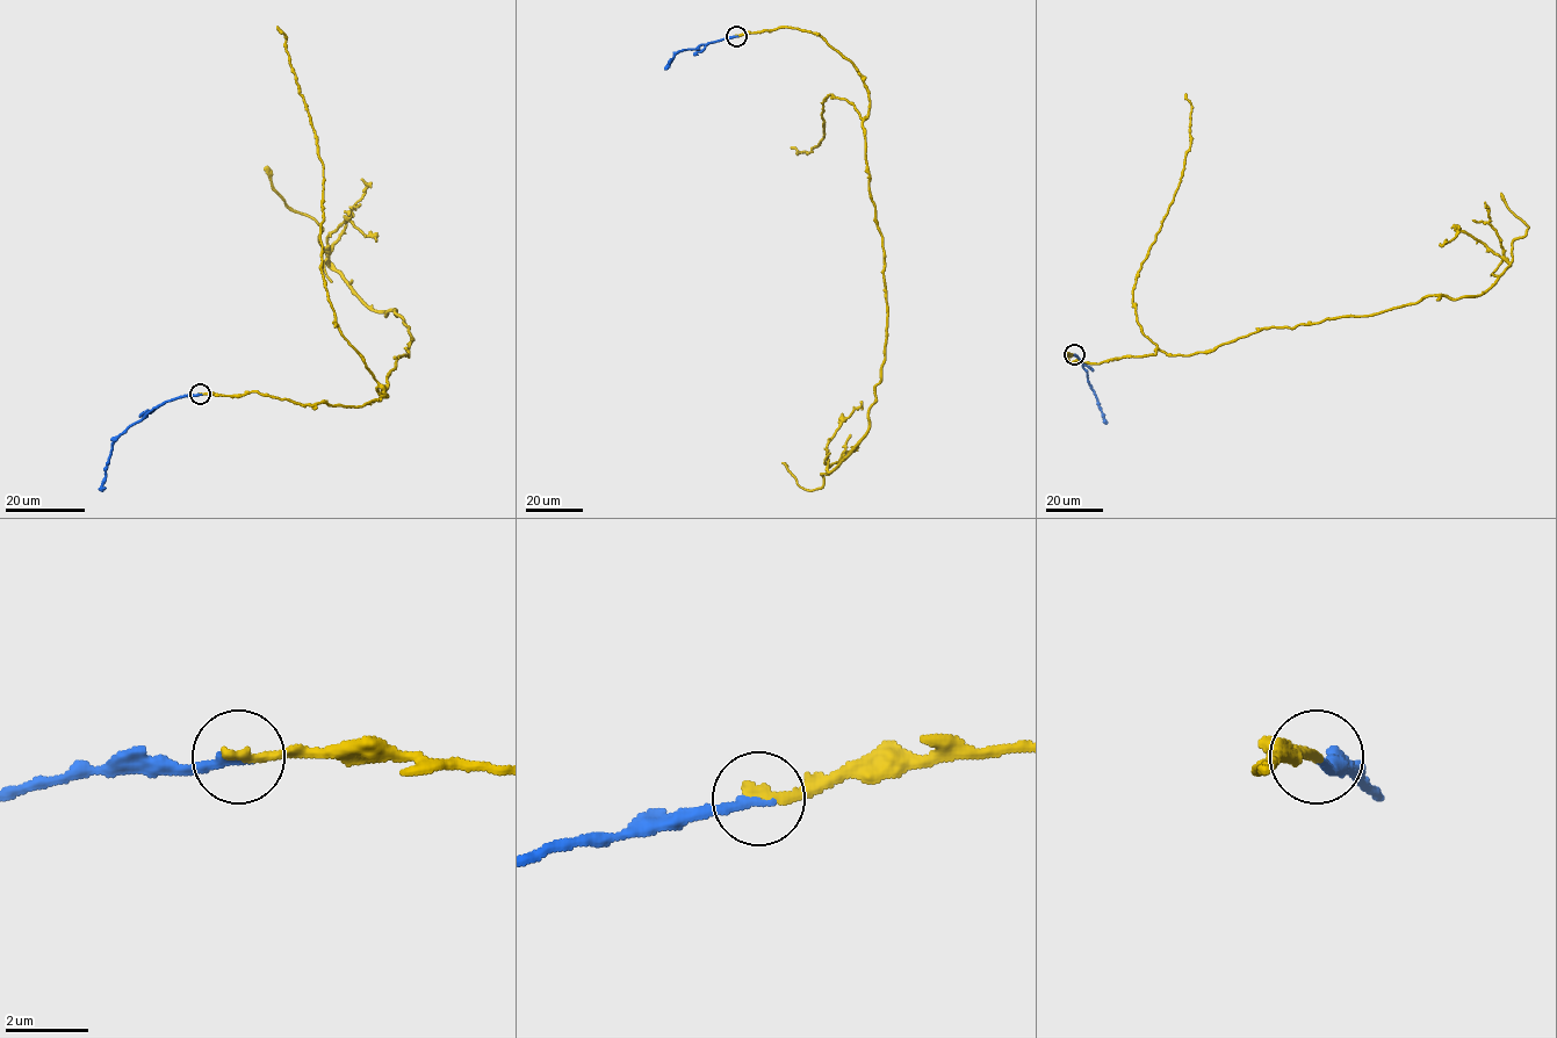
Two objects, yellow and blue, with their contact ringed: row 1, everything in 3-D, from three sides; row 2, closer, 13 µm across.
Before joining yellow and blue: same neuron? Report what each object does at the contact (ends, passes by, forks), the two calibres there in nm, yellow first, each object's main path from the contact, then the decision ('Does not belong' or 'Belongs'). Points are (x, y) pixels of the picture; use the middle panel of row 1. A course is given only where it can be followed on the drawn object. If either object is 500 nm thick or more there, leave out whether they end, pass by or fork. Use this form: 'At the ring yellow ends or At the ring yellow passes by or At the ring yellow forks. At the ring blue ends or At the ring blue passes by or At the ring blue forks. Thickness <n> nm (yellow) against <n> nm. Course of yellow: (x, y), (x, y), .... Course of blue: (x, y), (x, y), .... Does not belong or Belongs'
At the ring yellow ends. At the ring blue ends. Thickness 280 nm (yellow) against 220 nm. Course of yellow: (736, 36), (817, 33), (867, 92), (881, 380), (869, 430), (823, 485), (802, 489), (784, 462). Course of blue: (736, 36), (682, 49), (664, 69). Belongs

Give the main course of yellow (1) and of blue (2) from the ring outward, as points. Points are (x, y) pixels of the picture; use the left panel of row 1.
1: (200, 394), (360, 406), (387, 396), (377, 388), (408, 357), (404, 321), (355, 294), (267, 166)
2: (200, 394), (163, 402), (130, 425), (113, 445), (106, 481), (99, 489)

